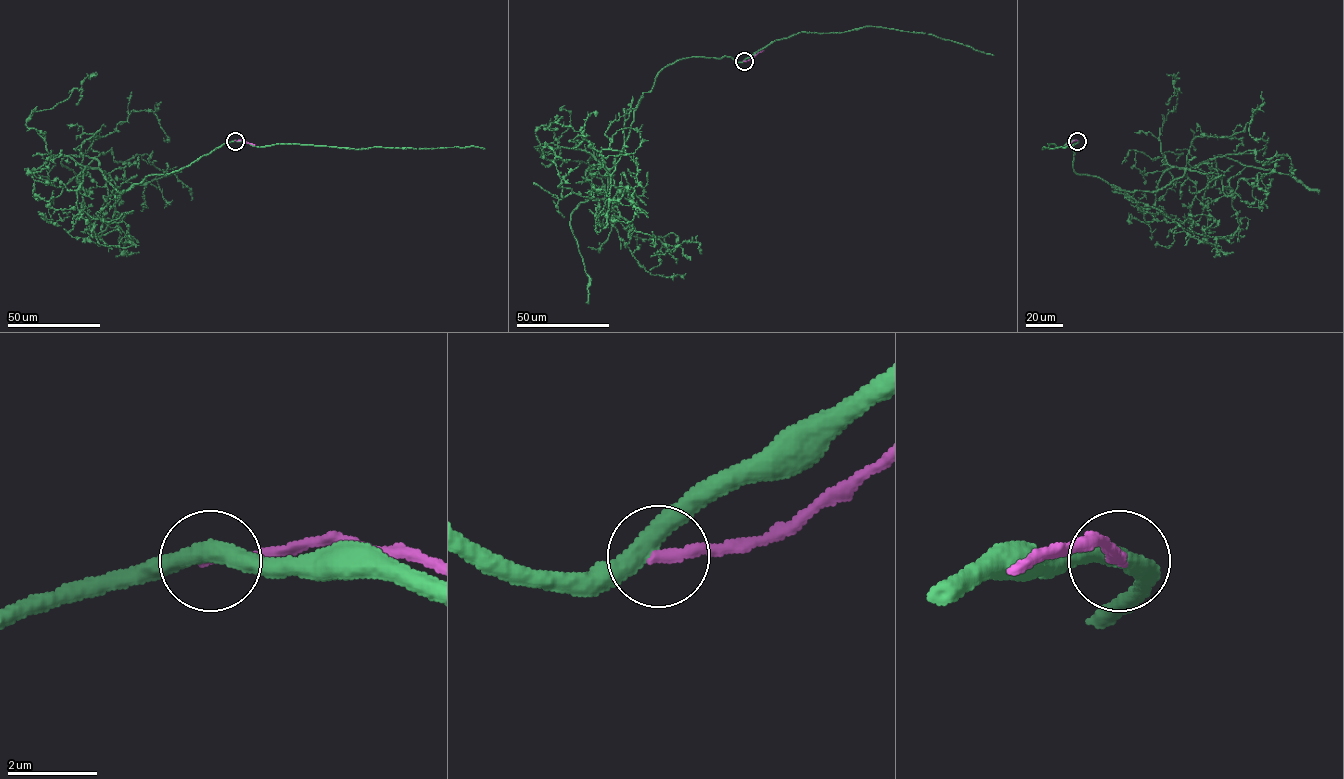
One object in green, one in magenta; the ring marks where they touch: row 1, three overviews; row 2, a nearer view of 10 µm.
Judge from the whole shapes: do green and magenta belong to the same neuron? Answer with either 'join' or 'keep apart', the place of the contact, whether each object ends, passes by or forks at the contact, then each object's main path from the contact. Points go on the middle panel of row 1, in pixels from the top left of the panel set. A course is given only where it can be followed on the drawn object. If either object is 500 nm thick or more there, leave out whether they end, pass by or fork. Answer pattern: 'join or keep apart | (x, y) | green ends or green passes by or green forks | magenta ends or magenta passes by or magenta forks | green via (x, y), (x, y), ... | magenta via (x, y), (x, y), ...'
keep apart | (744, 61) | green passes by | magenta ends | green via (744, 61), (690, 57), (665, 66), (614, 164), (590, 170), (626, 229), (649, 240), (674, 233), (672, 253) | magenta via (744, 61), (763, 51)

